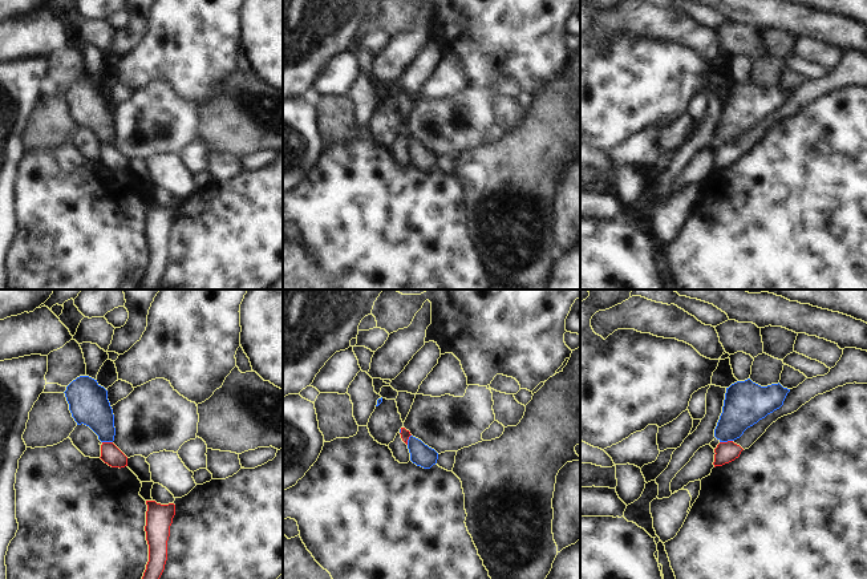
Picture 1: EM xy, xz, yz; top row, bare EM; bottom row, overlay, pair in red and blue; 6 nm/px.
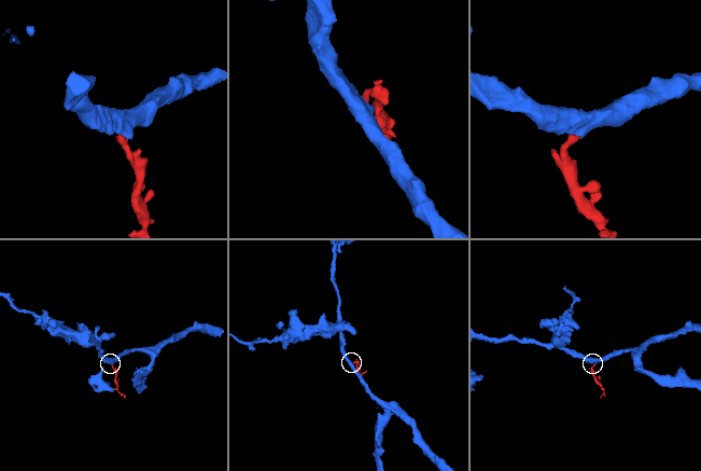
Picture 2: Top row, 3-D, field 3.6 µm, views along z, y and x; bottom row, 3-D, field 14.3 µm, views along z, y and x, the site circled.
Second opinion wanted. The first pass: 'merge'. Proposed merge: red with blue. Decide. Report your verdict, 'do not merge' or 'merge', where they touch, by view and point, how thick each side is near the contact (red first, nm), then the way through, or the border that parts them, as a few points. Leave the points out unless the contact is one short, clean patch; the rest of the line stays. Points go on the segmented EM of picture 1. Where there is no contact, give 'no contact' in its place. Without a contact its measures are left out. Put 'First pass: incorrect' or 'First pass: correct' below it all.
do not merge | yz (725, 442) | 130/240 nm | along yz (732, 440), (720, 442)
First pass: incorrect

